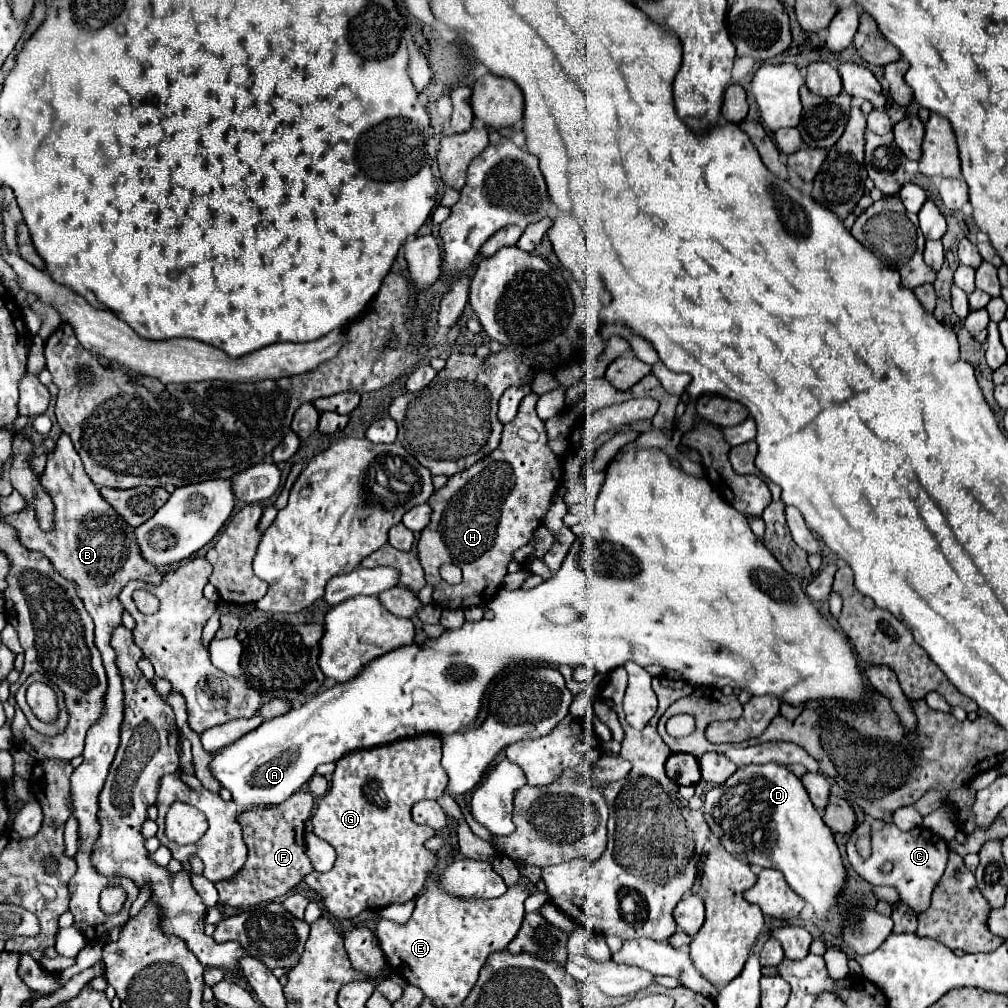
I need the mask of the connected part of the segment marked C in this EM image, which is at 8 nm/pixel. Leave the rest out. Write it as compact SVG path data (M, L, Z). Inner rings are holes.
M869 821L859 823L851 833L849 833L849 841L847 841L847 857L853 865L853 869L871 885L891 885L897 889L899 893L899 901L905 903L907 907L911 907L915 913L921 913L929 907L931 901L931 893L937 885L937 881L943 875L945 863L947 863L947 853L949 847L945 843L945 839L941 839L939 835L933 835L929 829L925 827L915 827L911 831L901 831L897 825L885 825L881 831L873 833L873 855L869 859L861 859L857 849L855 849L855 841L857 841L857 833L867 833ZM891 861L893 863L893 871L889 875L883 875L879 871L879 867Z

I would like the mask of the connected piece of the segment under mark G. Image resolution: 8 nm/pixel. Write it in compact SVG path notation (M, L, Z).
M417 735L387 745L357 749L345 753L335 763L329 791L321 797L315 815L311 817L313 831L317 837L325 839L337 851L337 861L327 873L311 871L305 883L315 891L325 909L339 919L353 919L365 909L381 911L391 903L413 901L425 887L429 871L437 865L431 851L425 849L425 841L435 835L435 829L417 825L411 819L411 807L429 797L441 797L447 787L447 773L441 767L441 737L437 735Z

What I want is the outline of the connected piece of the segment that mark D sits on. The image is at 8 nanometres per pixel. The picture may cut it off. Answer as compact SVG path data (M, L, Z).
M767 763L767 765L747 765L737 769L727 779L727 783L723 783L721 787L713 787L705 795L703 813L713 835L721 841L721 845L731 855L735 855L737 859L749 865L771 867L781 871L789 887L799 897L803 897L807 903L813 905L815 917L827 919L831 907L837 905L837 899L845 889L847 871L845 871L841 853L837 849L837 843L833 839L833 833L829 831L829 827L825 827L821 815L815 811L803 783L787 767L777 763Z

